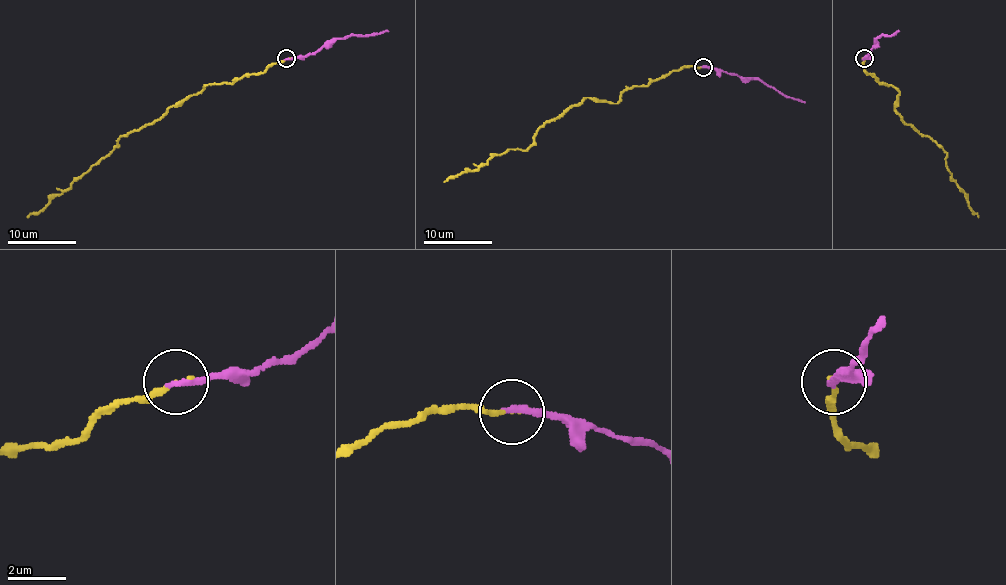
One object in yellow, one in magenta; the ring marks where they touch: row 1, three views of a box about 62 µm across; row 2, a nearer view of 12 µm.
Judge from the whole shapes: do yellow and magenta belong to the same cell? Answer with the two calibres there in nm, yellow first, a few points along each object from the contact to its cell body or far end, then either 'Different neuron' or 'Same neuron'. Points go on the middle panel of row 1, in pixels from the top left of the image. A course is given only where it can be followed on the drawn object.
Thickness 170 nm (yellow) against 240 nm. Course of yellow: (702, 67), (632, 86), (616, 103), (585, 98), (546, 122), (530, 146), (494, 155), (444, 182). Course of magenta: (702, 67), (759, 79), (790, 98), (804, 101). Different neuron

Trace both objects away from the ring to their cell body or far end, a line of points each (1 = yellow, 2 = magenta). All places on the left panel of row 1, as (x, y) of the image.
1: (286, 59), (262, 73), (205, 85), (188, 95), (158, 119), (121, 136), (69, 188), (27, 217)
2: (286, 59), (303, 57), (350, 35), (374, 35), (388, 30)

